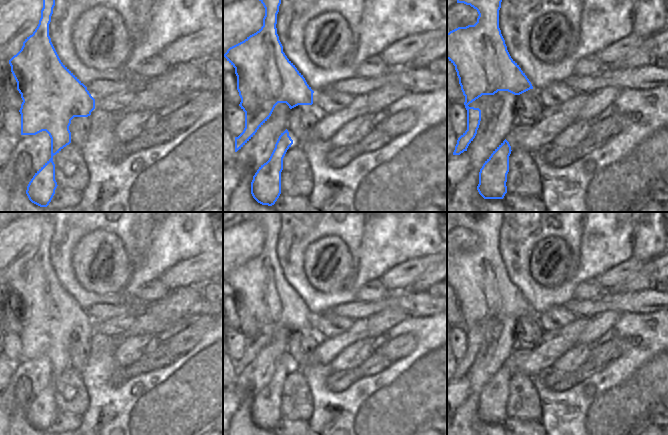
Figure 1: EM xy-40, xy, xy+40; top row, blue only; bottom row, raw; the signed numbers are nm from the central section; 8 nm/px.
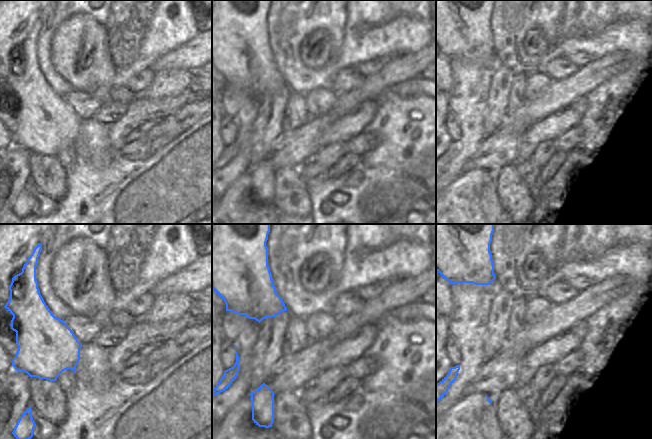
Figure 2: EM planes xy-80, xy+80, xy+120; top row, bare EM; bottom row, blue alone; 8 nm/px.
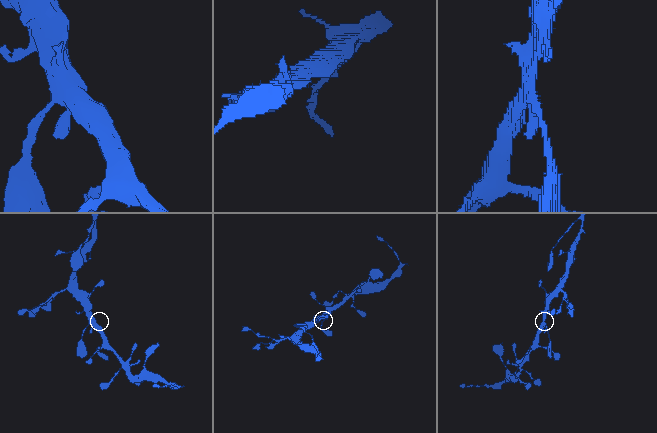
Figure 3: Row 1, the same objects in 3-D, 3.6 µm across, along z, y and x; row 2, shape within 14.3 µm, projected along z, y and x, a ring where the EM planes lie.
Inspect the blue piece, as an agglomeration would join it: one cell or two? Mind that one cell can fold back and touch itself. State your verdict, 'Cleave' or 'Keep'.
Keep.

